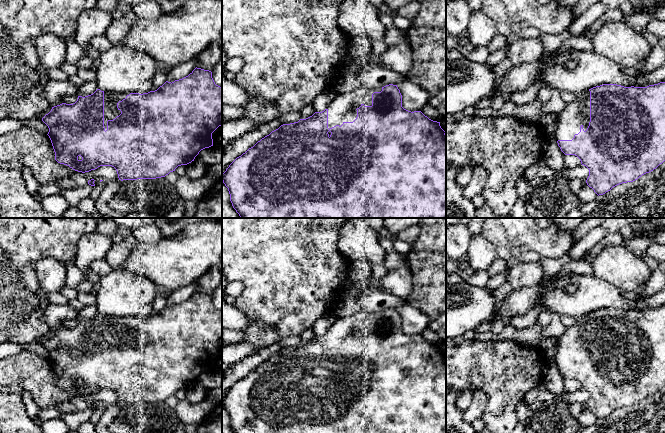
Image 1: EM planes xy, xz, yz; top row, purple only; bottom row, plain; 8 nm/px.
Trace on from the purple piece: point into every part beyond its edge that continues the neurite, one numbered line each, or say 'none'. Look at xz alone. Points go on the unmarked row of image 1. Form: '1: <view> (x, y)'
1: xz (343, 332)

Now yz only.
1: yz (574, 339)

